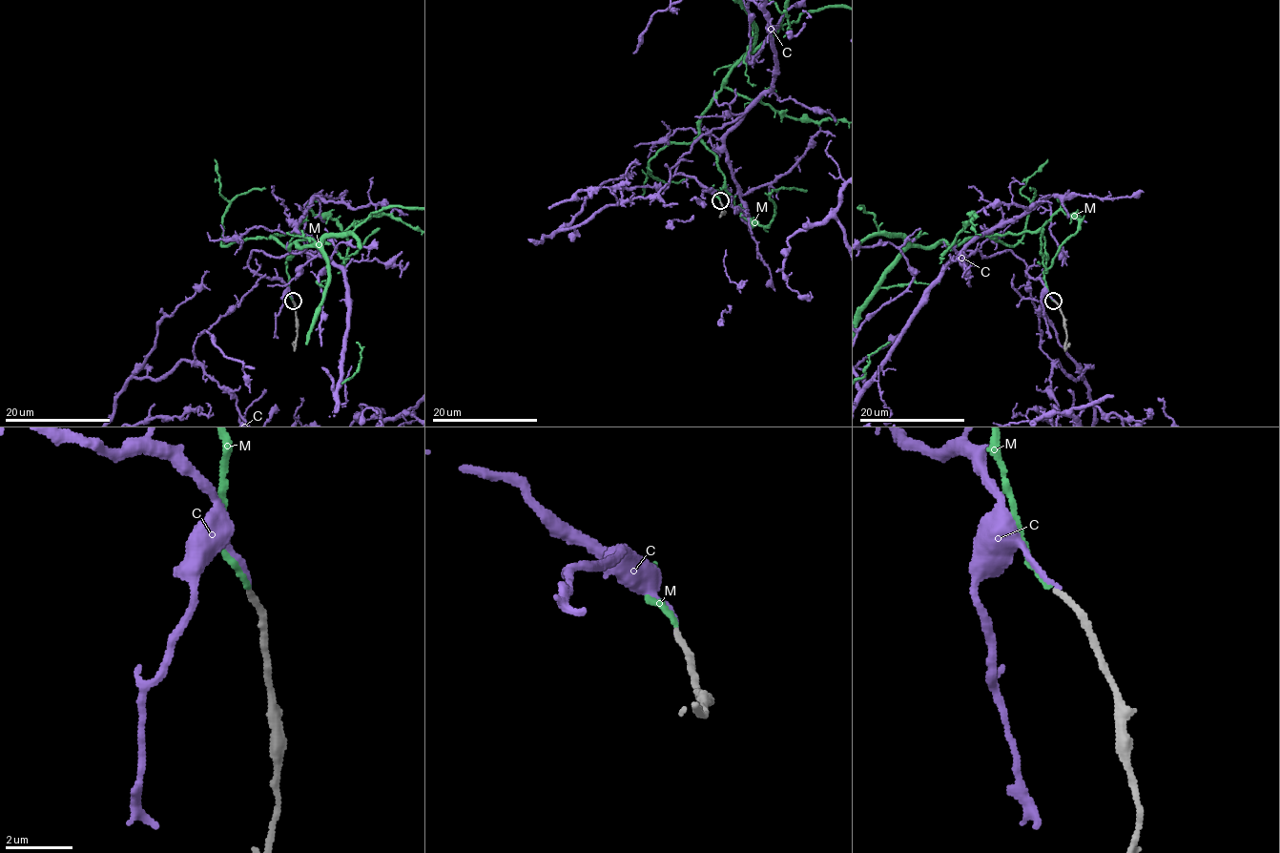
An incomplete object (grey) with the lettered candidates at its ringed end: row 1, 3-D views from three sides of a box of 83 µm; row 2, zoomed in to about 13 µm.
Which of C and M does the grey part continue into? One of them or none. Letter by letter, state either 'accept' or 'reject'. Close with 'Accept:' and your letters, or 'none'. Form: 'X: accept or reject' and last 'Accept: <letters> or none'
C: reject
M: accept
Accept: M

